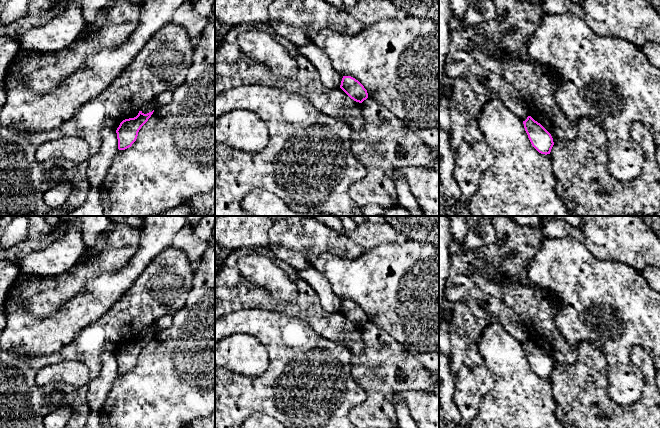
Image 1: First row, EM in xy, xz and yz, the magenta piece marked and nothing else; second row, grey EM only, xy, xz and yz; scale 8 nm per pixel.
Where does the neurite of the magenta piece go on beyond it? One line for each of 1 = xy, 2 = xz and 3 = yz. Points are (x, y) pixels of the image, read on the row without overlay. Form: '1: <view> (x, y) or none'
1: none
2: none
3: none

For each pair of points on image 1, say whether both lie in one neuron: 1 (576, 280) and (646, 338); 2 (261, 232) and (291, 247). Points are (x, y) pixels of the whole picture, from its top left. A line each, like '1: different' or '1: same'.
1: same
2: different

